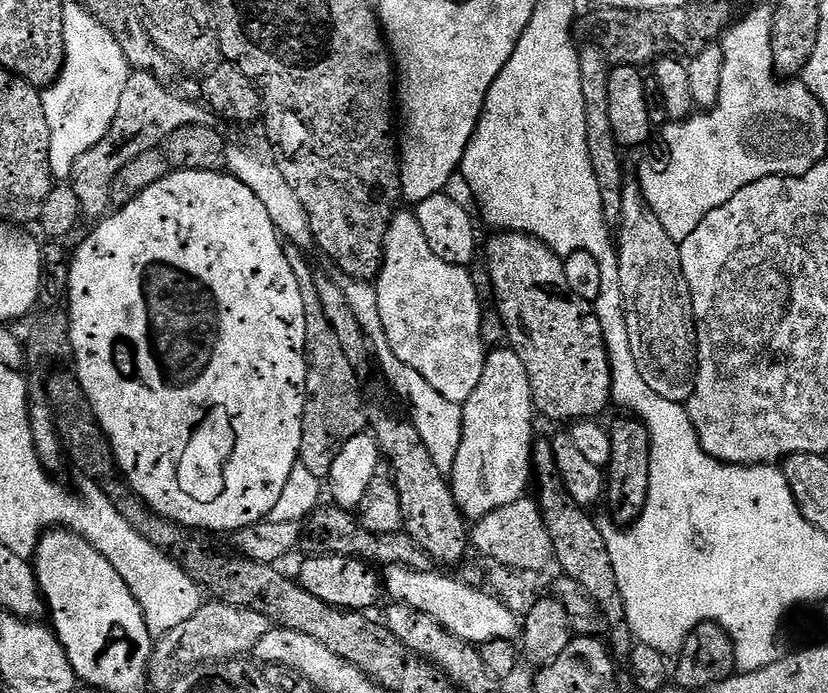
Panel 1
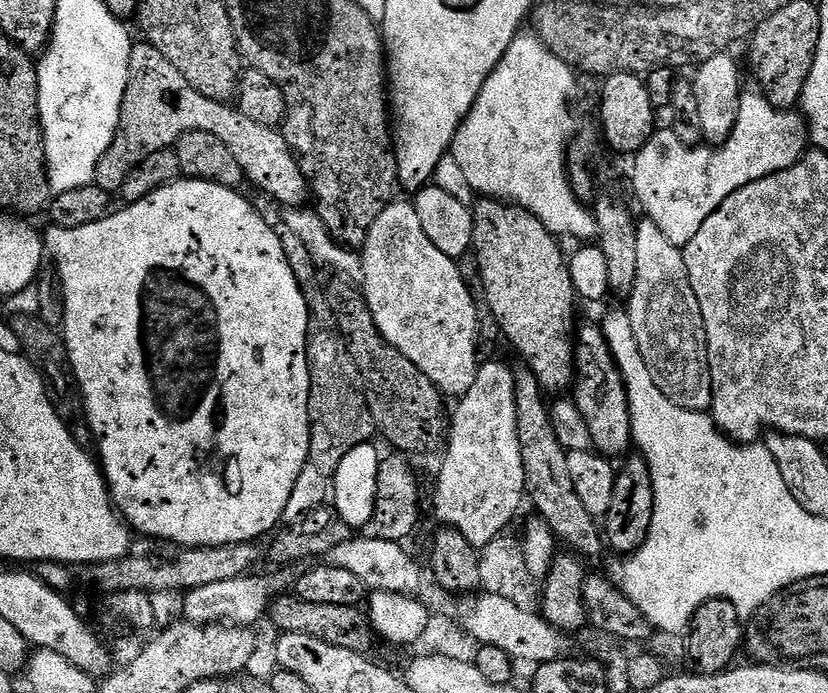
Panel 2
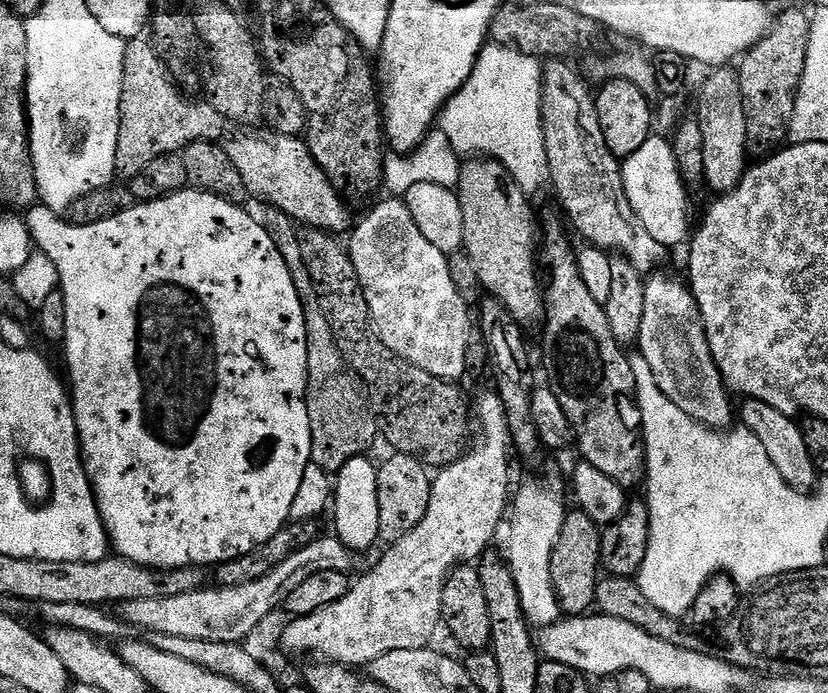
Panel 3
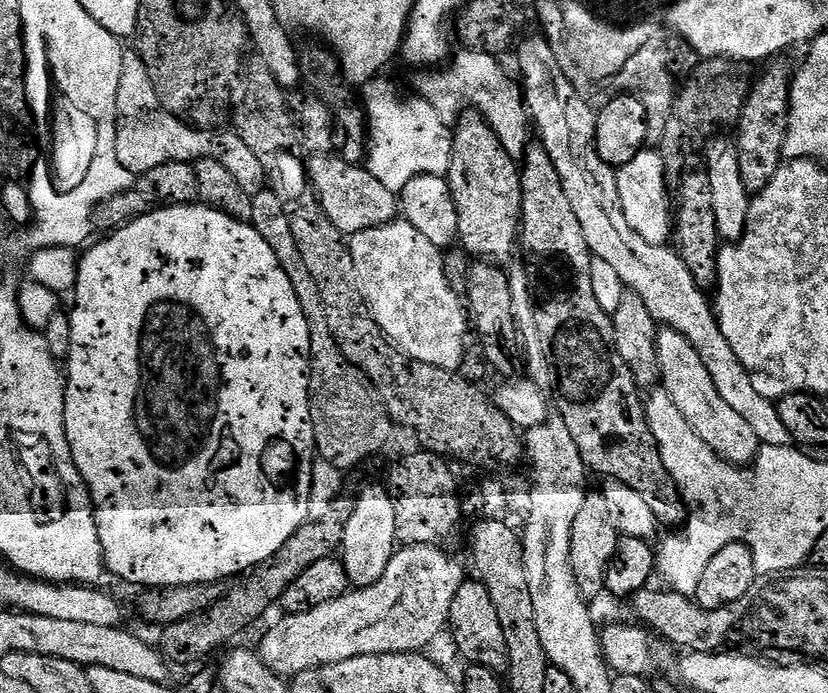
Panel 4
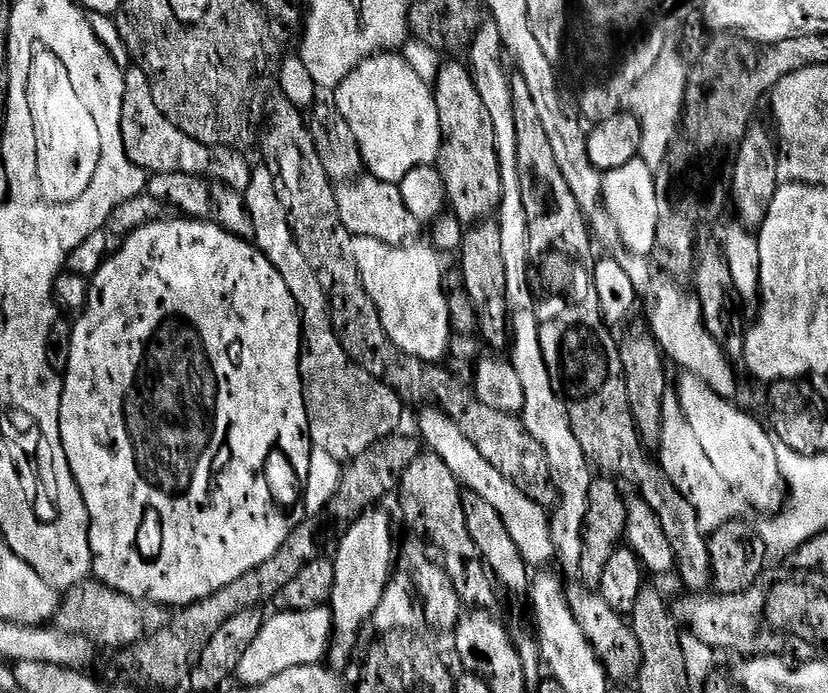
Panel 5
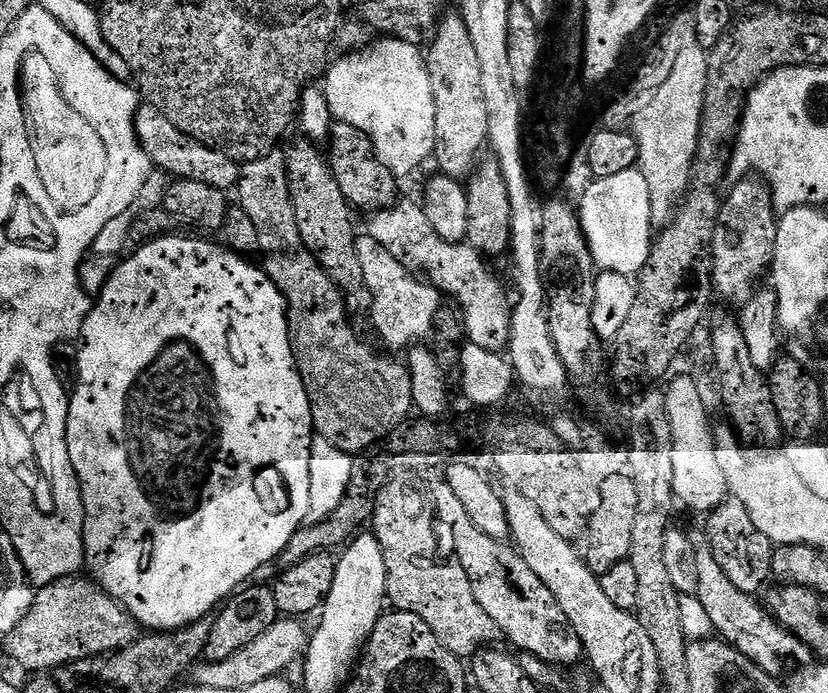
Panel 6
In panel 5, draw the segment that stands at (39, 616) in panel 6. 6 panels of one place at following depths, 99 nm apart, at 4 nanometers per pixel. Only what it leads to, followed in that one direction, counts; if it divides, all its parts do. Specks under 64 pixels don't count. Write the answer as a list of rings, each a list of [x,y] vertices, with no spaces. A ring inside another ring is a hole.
[[[89,578],[63,593],[58,626],[71,636],[87,636],[101,649],[123,650],[131,644],[138,643],[143,636],[158,634],[158,630],[170,626],[173,615],[173,609],[167,608],[164,604],[149,604],[143,600],[135,600],[95,578]]]

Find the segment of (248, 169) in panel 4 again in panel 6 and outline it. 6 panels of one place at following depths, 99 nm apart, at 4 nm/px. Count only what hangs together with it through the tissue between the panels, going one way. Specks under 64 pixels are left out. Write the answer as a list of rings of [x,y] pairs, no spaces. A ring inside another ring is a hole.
[[[141,103],[136,112],[136,139],[140,141],[144,152],[159,171],[177,180],[193,180],[206,182],[206,186],[214,186],[218,190],[228,192],[235,189],[240,182],[241,165],[234,158],[222,154],[222,150],[214,150],[178,130],[174,122],[170,122],[150,103]]]

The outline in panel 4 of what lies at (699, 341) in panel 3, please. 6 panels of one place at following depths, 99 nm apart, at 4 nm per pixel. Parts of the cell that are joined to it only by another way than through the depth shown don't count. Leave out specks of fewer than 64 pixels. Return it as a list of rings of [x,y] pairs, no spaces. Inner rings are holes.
[[[661,327],[656,333],[656,349],[660,363],[660,380],[663,391],[670,394],[674,406],[686,418],[686,422],[714,450],[729,464],[748,466],[756,459],[757,452],[762,445],[758,434],[732,407],[718,394],[718,389],[710,379],[710,370],[702,366],[702,358],[698,358],[698,350],[690,346],[690,342],[673,328]]]

